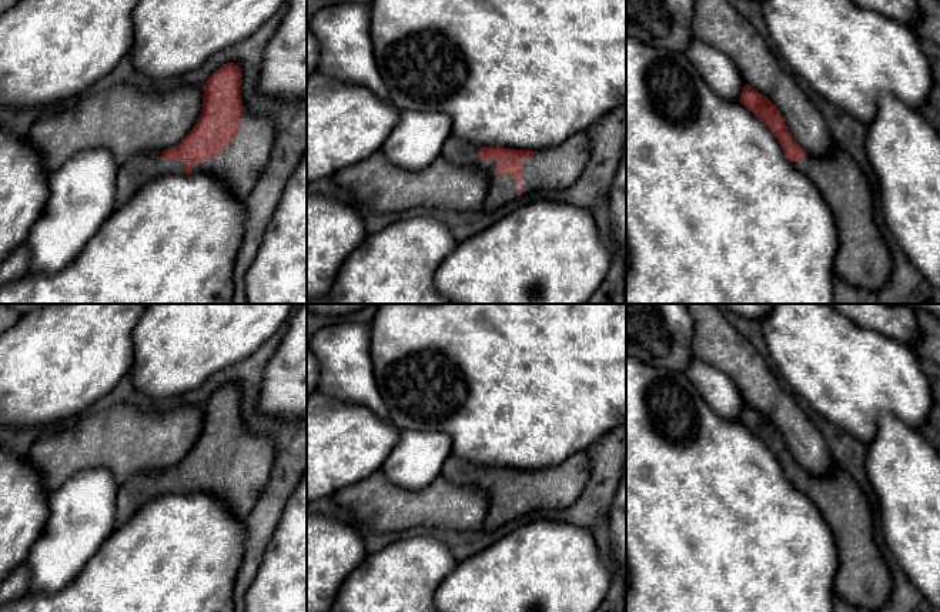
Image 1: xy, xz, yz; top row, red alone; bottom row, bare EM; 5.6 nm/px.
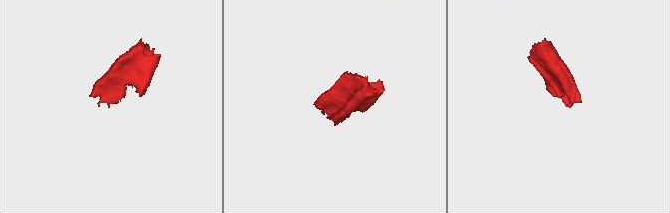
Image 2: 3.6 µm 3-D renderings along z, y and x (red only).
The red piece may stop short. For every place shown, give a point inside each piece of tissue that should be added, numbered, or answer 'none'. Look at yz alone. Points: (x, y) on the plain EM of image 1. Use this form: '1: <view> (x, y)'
1: yz (863, 579)

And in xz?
1: xz (501, 507)

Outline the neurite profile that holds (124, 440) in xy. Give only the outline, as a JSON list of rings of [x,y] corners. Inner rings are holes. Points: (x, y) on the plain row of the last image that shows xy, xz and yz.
[[[131,404],[107,409],[88,411],[74,421],[56,427],[36,439],[27,455],[31,468],[39,474],[47,496],[53,495],[68,478],[90,468],[103,468],[114,475],[118,488],[141,472],[160,472],[177,465],[194,447],[203,429],[204,405],[181,405],[170,412],[143,411]]]

